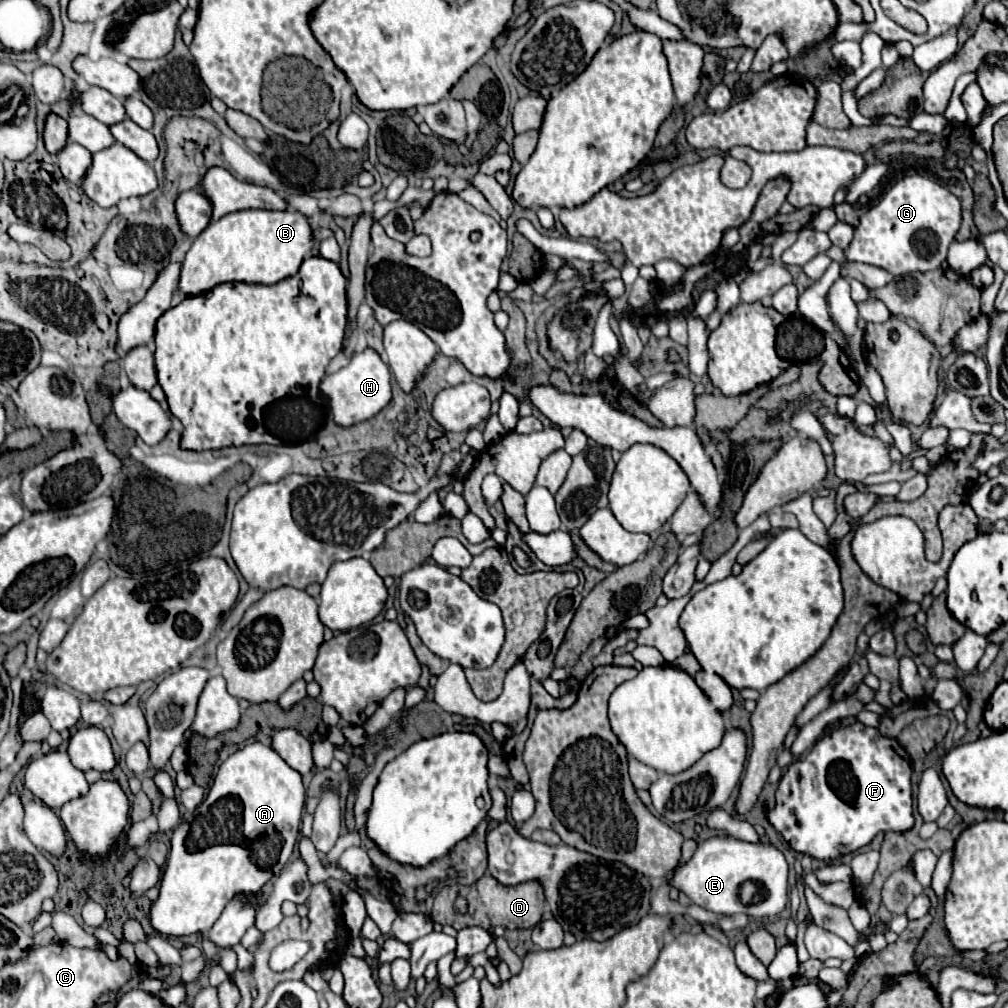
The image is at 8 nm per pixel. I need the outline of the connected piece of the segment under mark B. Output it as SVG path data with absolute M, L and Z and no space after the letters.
M245 209L229 213L219 221L213 221L191 243L181 267L179 293L183 297L199 297L215 285L231 281L251 285L279 283L299 271L301 261L307 257L311 247L311 225L299 211Z

